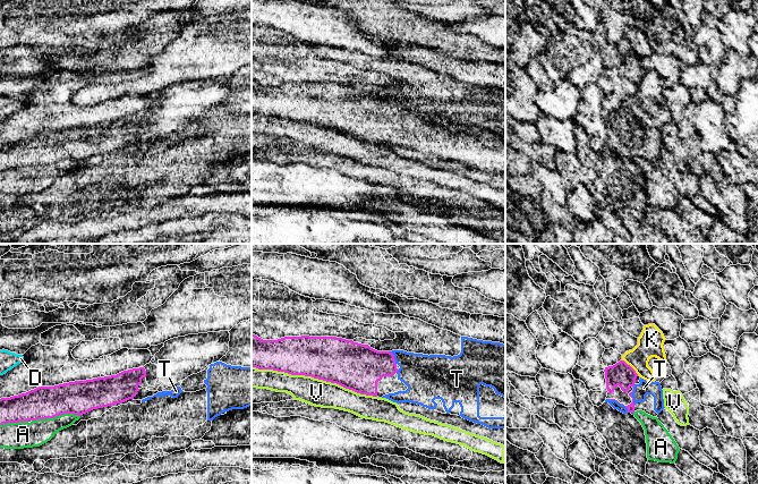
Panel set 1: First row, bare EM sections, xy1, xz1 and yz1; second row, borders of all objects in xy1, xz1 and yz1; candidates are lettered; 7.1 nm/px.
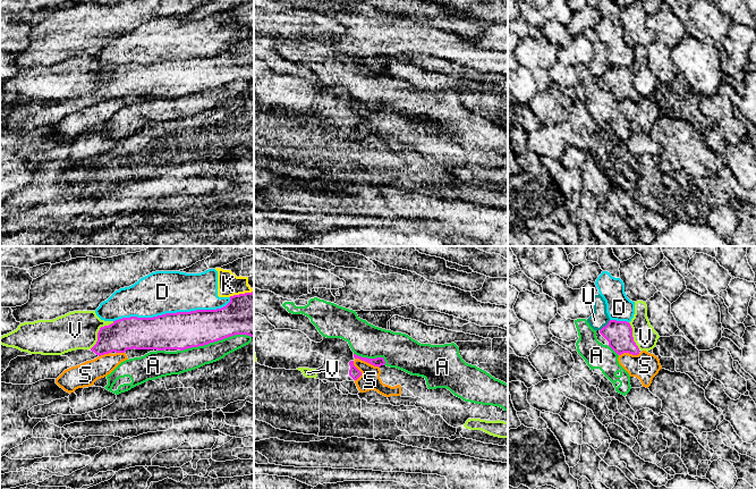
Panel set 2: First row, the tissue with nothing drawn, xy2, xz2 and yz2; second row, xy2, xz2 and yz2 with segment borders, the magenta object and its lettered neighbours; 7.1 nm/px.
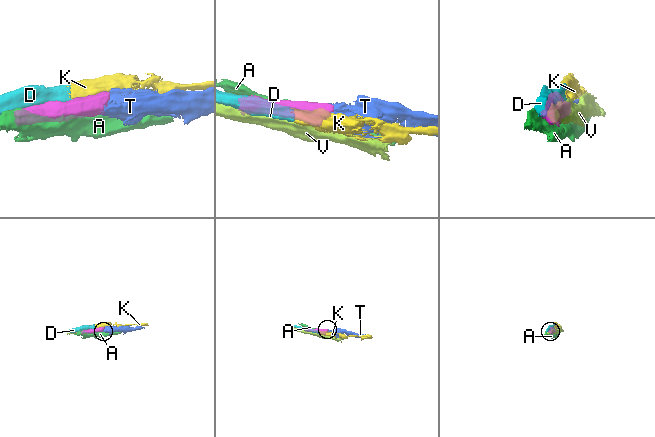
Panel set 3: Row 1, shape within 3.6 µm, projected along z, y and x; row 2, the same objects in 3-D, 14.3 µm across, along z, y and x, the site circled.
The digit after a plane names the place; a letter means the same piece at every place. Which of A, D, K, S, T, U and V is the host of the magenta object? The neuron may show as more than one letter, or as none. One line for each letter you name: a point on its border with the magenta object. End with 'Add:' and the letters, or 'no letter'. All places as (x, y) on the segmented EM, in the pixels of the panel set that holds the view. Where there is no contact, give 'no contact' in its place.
T: contact yz1 (631, 397)
Add: T

